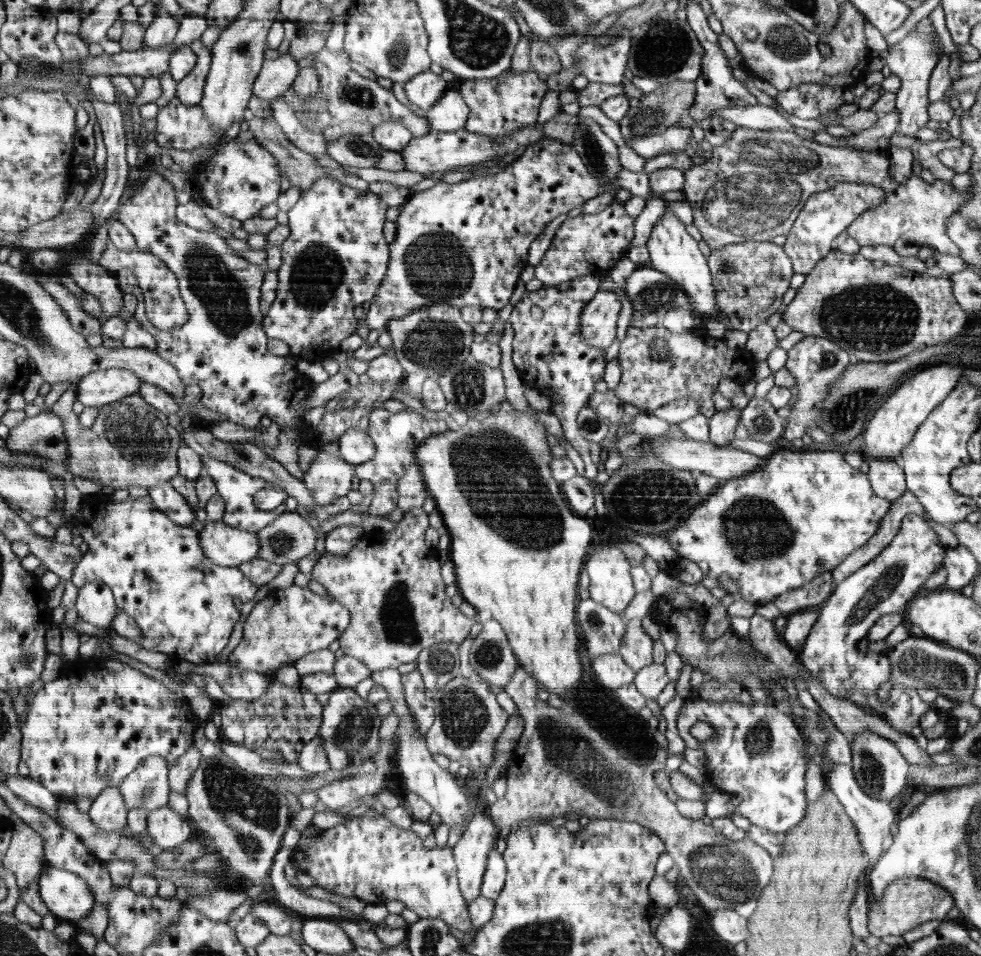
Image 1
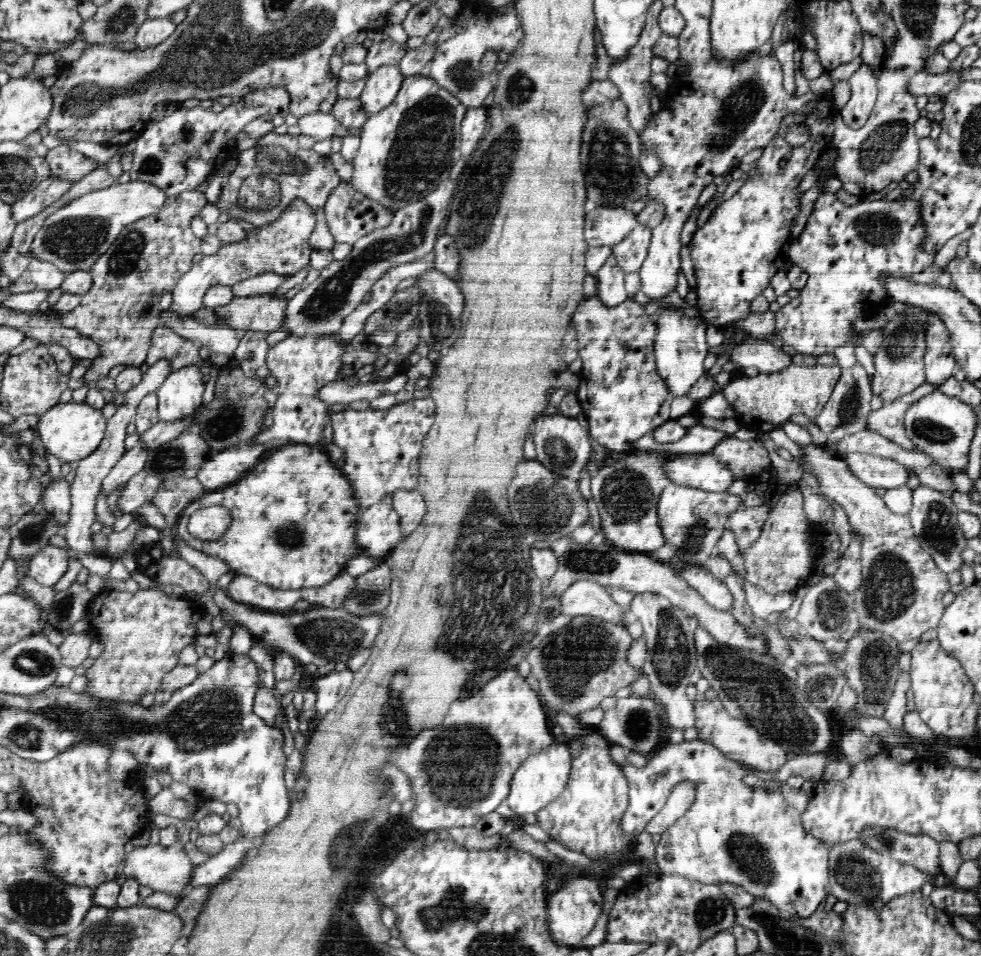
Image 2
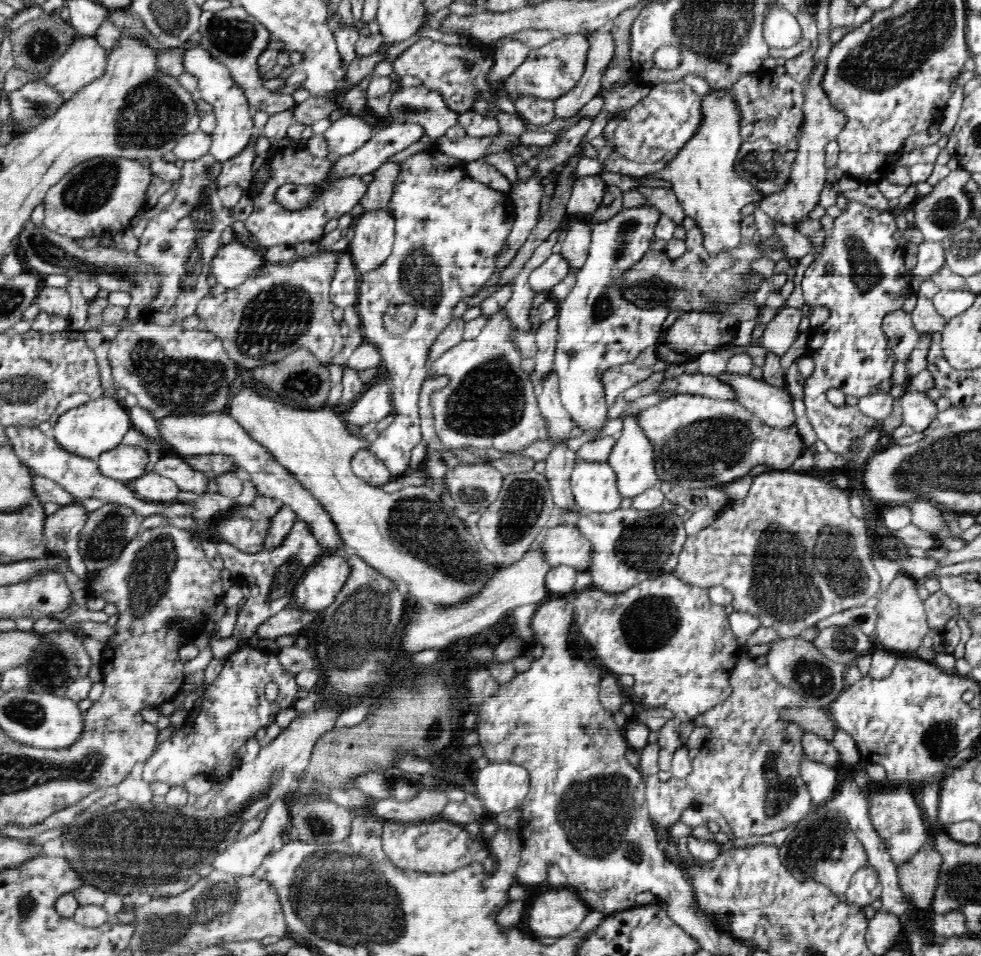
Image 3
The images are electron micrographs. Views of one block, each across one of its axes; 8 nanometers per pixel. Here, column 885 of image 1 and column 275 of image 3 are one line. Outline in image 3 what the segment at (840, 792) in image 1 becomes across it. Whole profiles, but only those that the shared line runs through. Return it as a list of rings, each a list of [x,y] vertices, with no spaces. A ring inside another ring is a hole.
[[[284,798],[275,800],[268,808],[267,813],[260,828],[253,832],[244,840],[246,844],[236,844],[235,840],[229,843],[229,847],[222,852],[222,856],[214,858],[214,866],[220,870],[226,870],[230,874],[240,874],[240,876],[252,876],[256,868],[264,862],[264,856],[272,850],[282,848],[285,842],[286,828],[290,826],[290,811],[288,811],[289,802]]]

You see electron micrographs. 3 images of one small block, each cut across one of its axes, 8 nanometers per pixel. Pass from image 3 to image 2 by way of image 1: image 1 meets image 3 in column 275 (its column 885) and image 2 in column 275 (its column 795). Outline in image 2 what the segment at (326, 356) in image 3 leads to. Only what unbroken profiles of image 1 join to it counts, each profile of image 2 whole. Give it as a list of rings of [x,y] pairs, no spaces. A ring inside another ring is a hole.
[[[266,294],[248,298],[235,297],[230,304],[218,306],[213,311],[223,326],[234,330],[270,333],[280,330],[287,306],[288,301],[284,295],[273,297]]]

